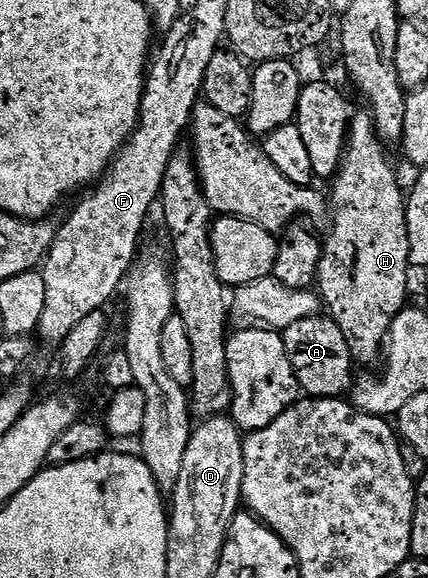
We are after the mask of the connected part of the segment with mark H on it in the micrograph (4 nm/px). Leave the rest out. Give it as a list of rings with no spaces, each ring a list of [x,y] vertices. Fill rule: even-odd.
[[[355,112],[350,122],[350,132],[346,138],[346,152],[342,155],[342,164],[339,165],[337,173],[332,178],[334,184],[334,197],[332,193],[332,217],[334,213],[334,222],[330,225],[330,234],[324,237],[322,246],[322,258],[320,259],[320,267],[318,268],[318,279],[316,282],[317,292],[320,294],[325,312],[331,321],[336,323],[336,327],[340,327],[340,331],[344,331],[344,339],[348,343],[348,351],[350,352],[350,360],[355,366],[358,365],[374,365],[379,364],[380,358],[384,353],[386,344],[386,336],[390,334],[392,323],[396,319],[396,315],[401,309],[407,308],[406,288],[410,285],[410,272],[412,266],[410,263],[410,244],[408,243],[408,223],[406,222],[406,197],[404,189],[398,186],[398,173],[394,170],[394,165],[390,162],[387,146],[384,144],[378,132],[374,129],[374,120],[371,119],[369,112]]]

